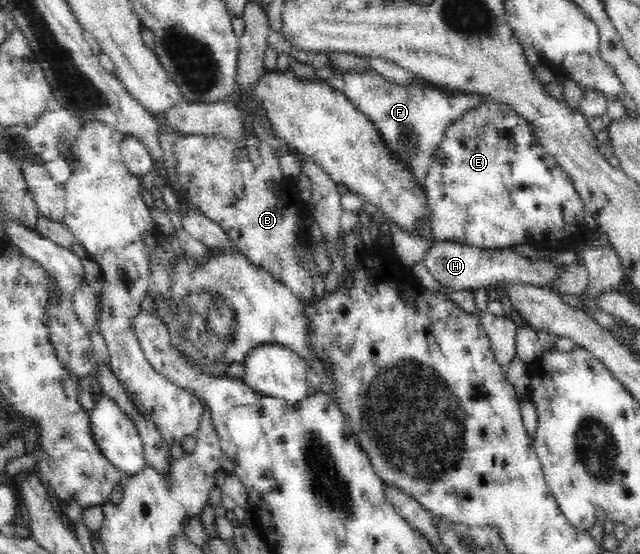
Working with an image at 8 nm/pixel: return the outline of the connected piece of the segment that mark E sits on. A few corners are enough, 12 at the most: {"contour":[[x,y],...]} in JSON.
{"contour":[[481,99],[423,183],[439,241],[587,231],[532,124]]}

